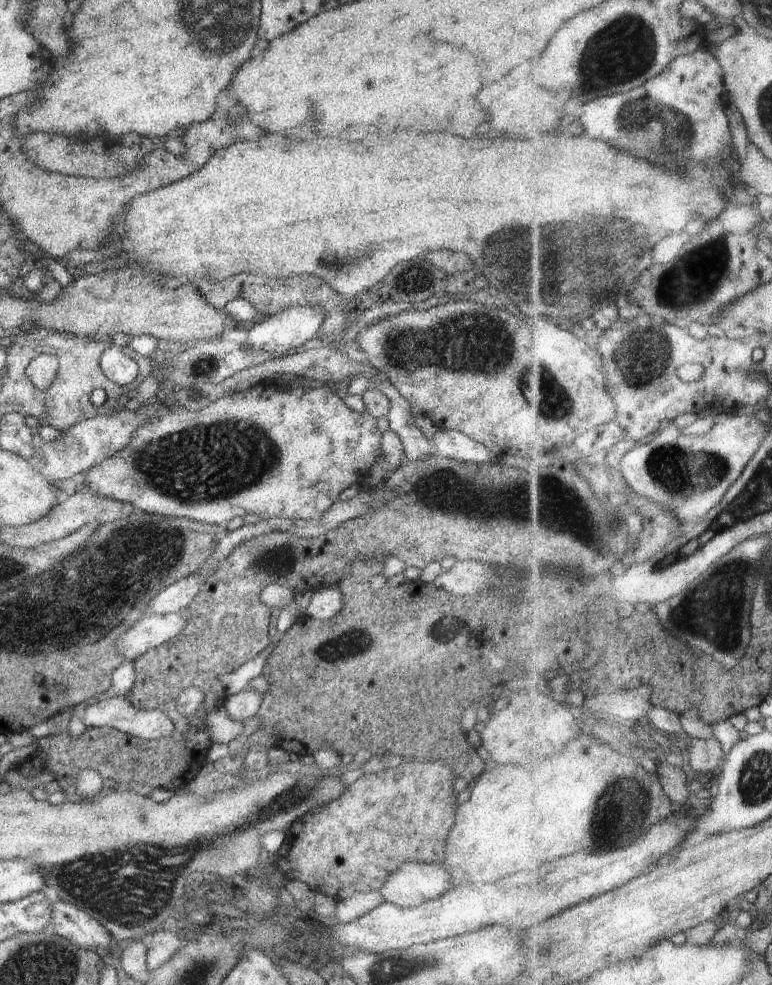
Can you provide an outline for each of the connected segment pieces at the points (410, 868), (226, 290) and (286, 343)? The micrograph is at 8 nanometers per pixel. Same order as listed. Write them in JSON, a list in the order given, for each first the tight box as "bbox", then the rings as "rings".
[{"bbox":[379,862,450,908],"rings":[[[406,862],[392,876],[386,878],[386,882],[379,892],[386,903],[400,906],[400,908],[418,908],[422,902],[430,902],[432,898],[438,900],[438,896],[444,894],[448,888],[450,888],[450,878],[448,878],[448,872],[444,866]]]},{"bbox":[196,276,241,310],"rings":[[[239,276],[221,281],[199,280],[196,283],[196,288],[210,306],[220,310],[241,294],[241,281]]]},{"bbox":[242,306,329,354],"rings":[[[297,306],[286,309],[280,314],[259,318],[248,326],[248,337],[242,346],[252,348],[256,352],[269,352],[270,354],[284,354],[292,350],[293,346],[303,346],[316,339],[316,333],[320,330],[320,325],[329,309],[323,307],[310,308],[310,306]]]}]

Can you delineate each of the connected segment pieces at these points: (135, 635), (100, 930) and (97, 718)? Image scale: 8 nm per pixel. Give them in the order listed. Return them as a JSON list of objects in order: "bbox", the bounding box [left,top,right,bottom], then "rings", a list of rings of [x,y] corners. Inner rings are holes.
[{"bbox":[116,608,189,661],"rings":[[[189,608],[168,614],[152,614],[136,622],[126,634],[116,640],[116,650],[128,661],[135,661],[145,652],[152,650],[178,636],[186,626]]]},{"bbox":[50,900,116,951],"rings":[[[56,900],[52,904],[50,924],[54,926],[54,934],[66,938],[82,950],[96,951],[98,947],[103,947],[110,951],[116,942],[94,918],[62,900]]]},{"bbox":[78,692,175,741],"rings":[[[112,692],[112,696],[102,696],[104,700],[92,700],[87,705],[78,710],[82,722],[86,727],[104,727],[116,728],[120,732],[128,734],[129,737],[136,737],[143,741],[160,740],[162,738],[172,737],[172,732],[175,730],[174,723],[166,714],[158,709],[141,709],[130,704],[122,695],[116,696]]]}]

